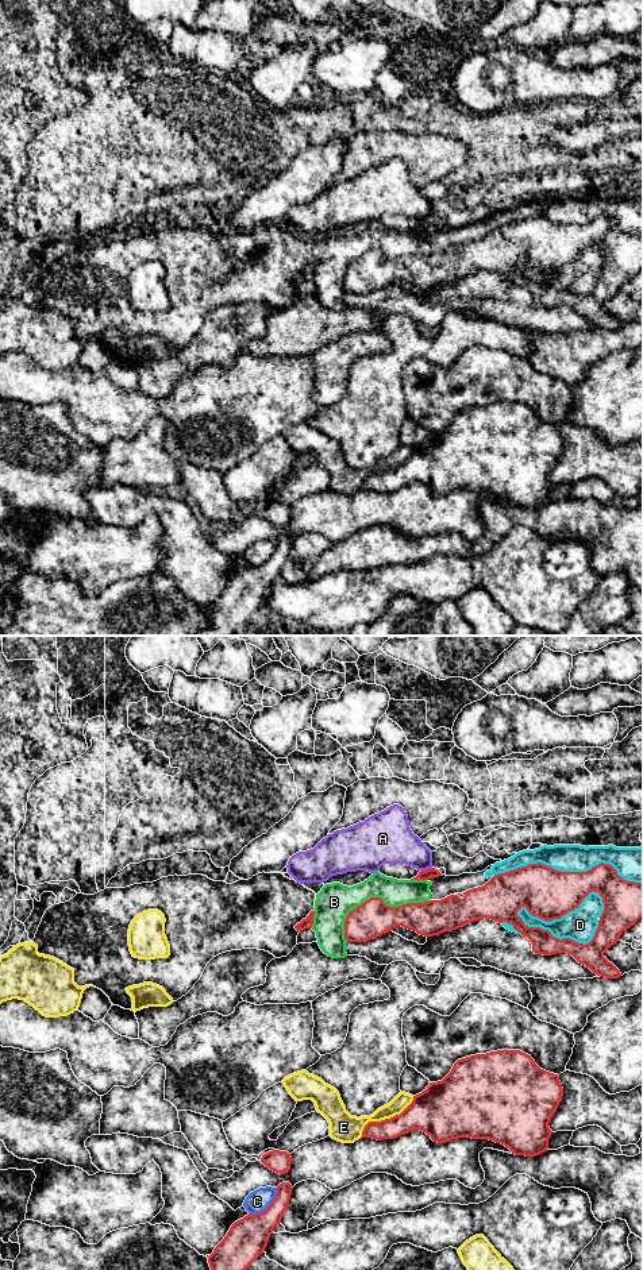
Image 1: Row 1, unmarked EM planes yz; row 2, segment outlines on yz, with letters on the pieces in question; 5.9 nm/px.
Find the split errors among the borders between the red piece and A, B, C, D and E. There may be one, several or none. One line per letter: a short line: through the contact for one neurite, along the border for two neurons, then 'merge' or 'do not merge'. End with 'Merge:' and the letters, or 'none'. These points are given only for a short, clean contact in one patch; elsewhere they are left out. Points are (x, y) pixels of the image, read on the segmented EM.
A: do not merge
B: do not merge
C: do not merge
D: do not merge
E: do not merge
Merge: none

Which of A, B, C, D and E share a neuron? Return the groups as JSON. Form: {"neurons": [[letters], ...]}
{"neurons": [["A"], ["B", "D"], ["C"], ["E"]]}

